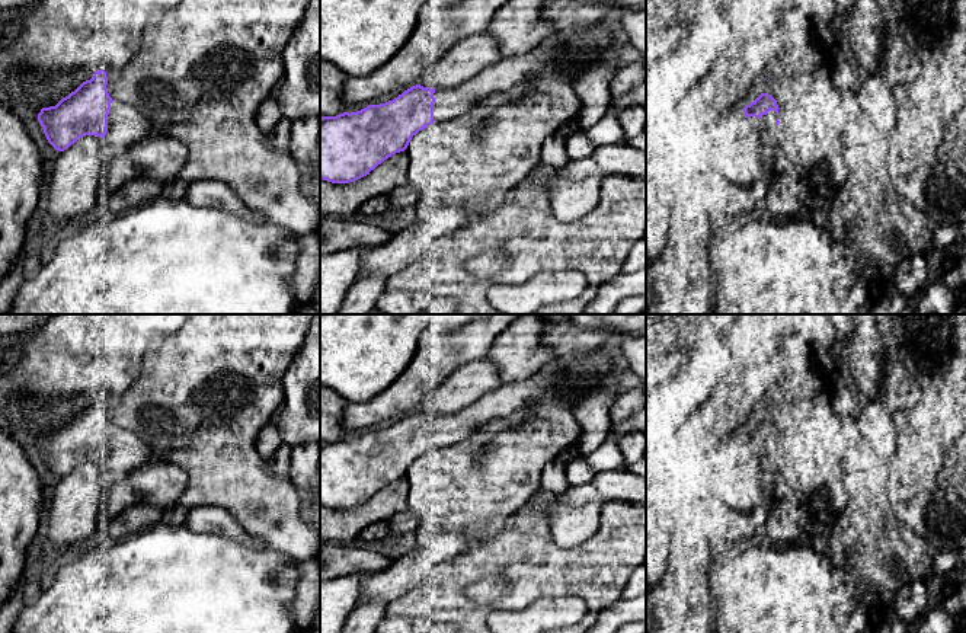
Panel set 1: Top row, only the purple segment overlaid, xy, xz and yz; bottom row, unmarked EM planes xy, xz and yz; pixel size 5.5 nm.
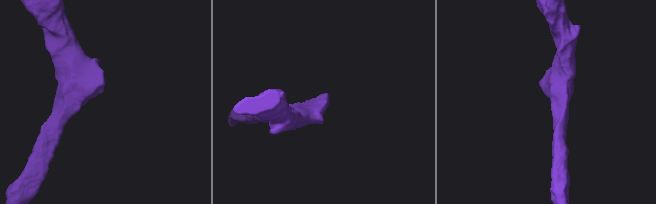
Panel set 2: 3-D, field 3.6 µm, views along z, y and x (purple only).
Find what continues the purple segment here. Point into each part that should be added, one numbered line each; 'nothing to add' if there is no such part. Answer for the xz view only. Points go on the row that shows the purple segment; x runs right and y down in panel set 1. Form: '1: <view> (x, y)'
1: xz (509, 72)

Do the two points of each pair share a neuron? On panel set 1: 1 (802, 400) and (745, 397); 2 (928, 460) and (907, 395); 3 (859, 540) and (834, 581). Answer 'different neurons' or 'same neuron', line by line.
1: different neurons
2: same neuron
3: different neurons

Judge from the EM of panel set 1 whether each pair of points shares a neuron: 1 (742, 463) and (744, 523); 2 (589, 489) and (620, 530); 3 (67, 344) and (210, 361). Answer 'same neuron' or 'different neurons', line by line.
1: different neurons
2: different neurons
3: different neurons

